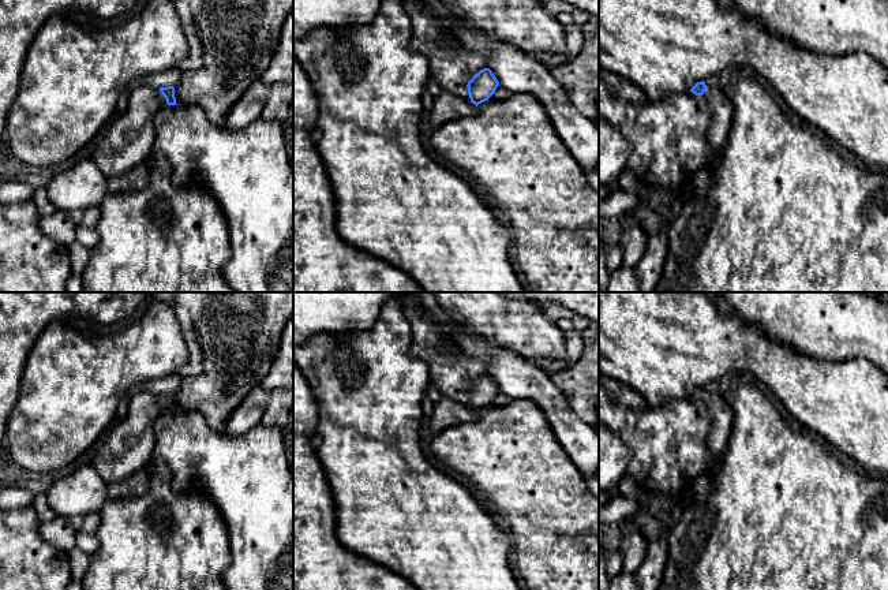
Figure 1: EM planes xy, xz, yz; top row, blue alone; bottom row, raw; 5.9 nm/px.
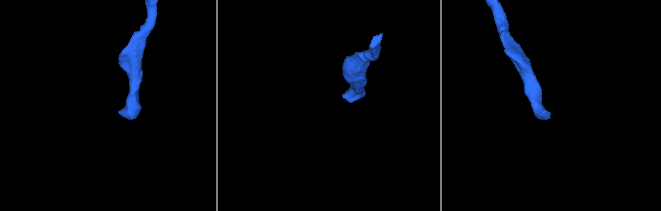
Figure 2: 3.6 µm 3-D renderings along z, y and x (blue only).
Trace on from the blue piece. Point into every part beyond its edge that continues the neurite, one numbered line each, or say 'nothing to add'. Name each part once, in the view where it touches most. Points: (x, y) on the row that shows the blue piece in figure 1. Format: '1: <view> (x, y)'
1: xy (130, 137)

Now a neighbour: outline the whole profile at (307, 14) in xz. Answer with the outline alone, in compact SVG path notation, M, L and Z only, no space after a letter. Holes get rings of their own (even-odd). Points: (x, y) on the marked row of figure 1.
M293 0L293 42L314 29L372 22L383 0Z

